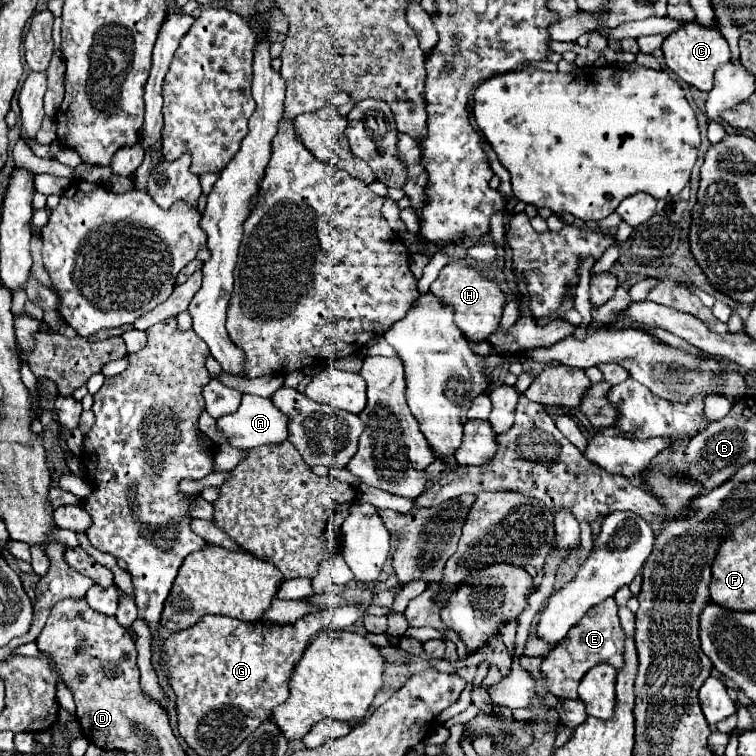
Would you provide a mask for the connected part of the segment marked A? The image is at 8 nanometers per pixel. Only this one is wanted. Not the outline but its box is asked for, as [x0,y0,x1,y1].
[216,394,288,450]

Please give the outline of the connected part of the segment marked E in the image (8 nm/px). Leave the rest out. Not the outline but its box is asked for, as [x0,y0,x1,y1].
[540,598,624,698]

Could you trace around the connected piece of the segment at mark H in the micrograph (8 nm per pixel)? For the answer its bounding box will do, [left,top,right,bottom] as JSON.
[430,262,504,346]

